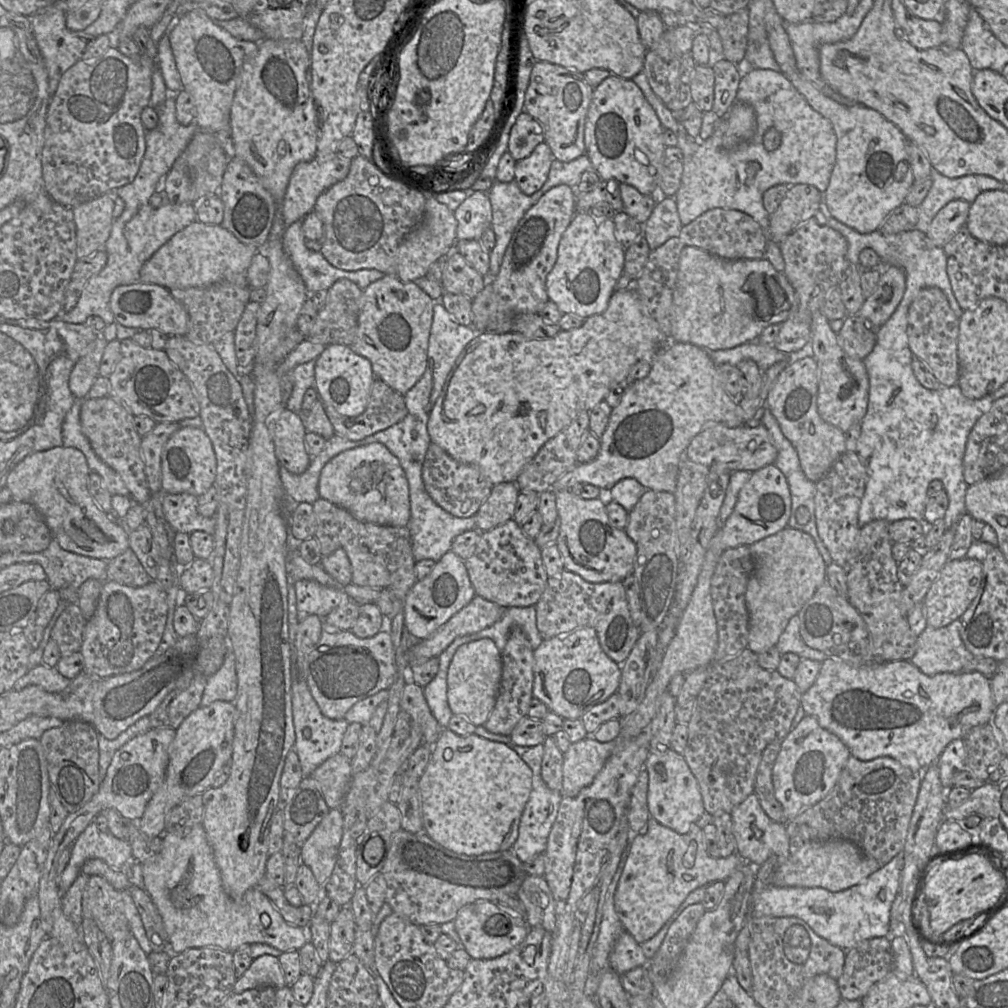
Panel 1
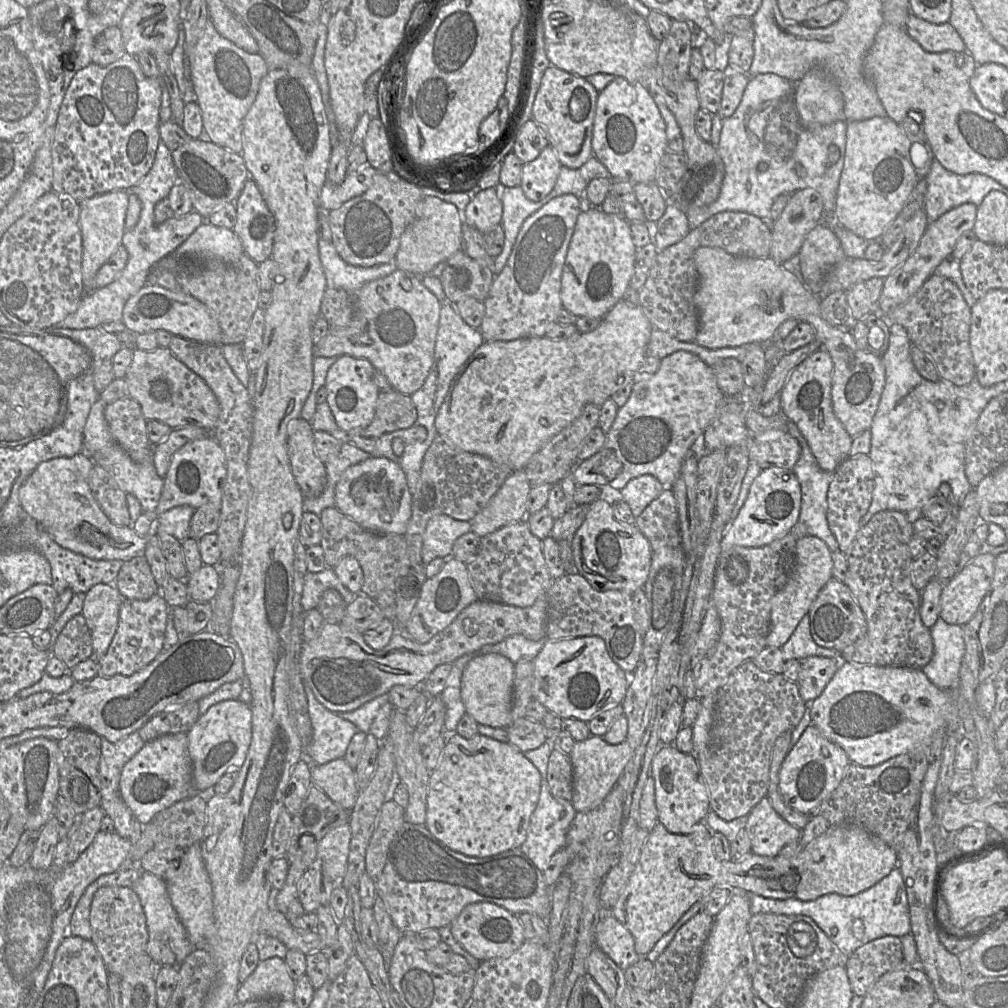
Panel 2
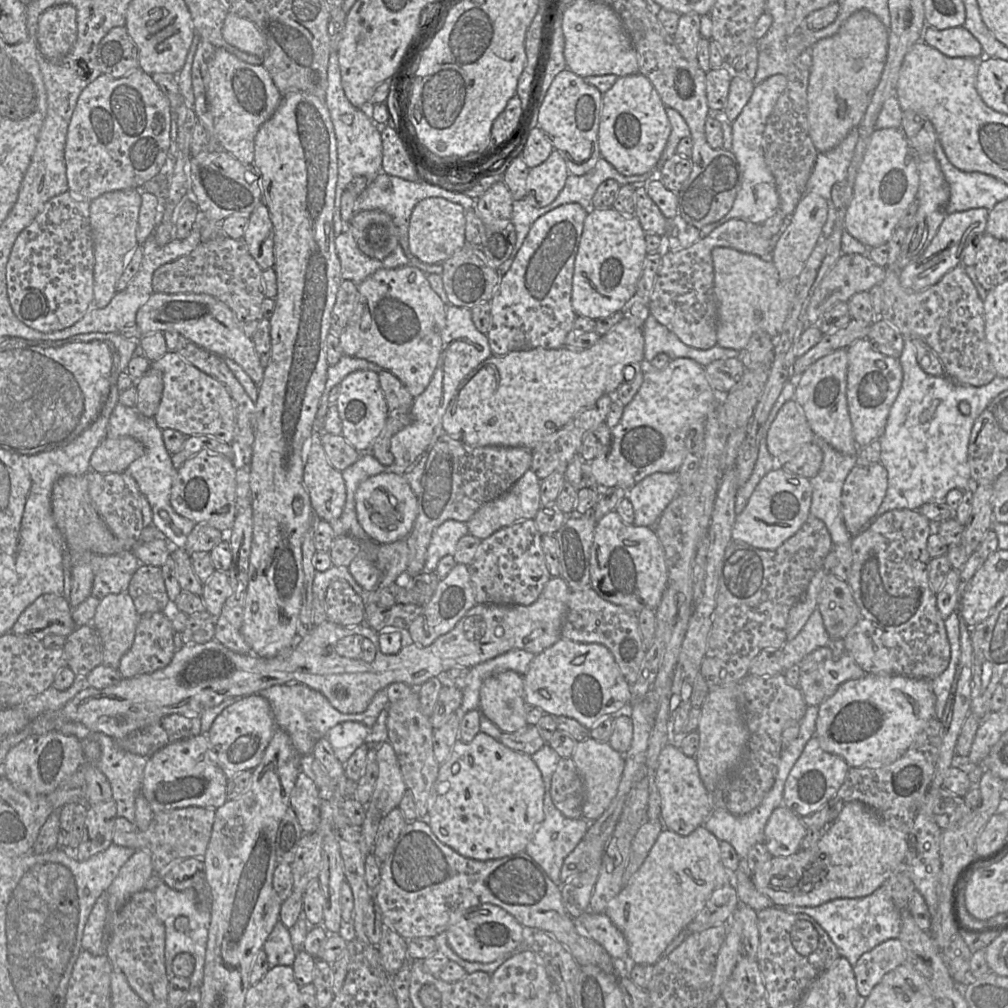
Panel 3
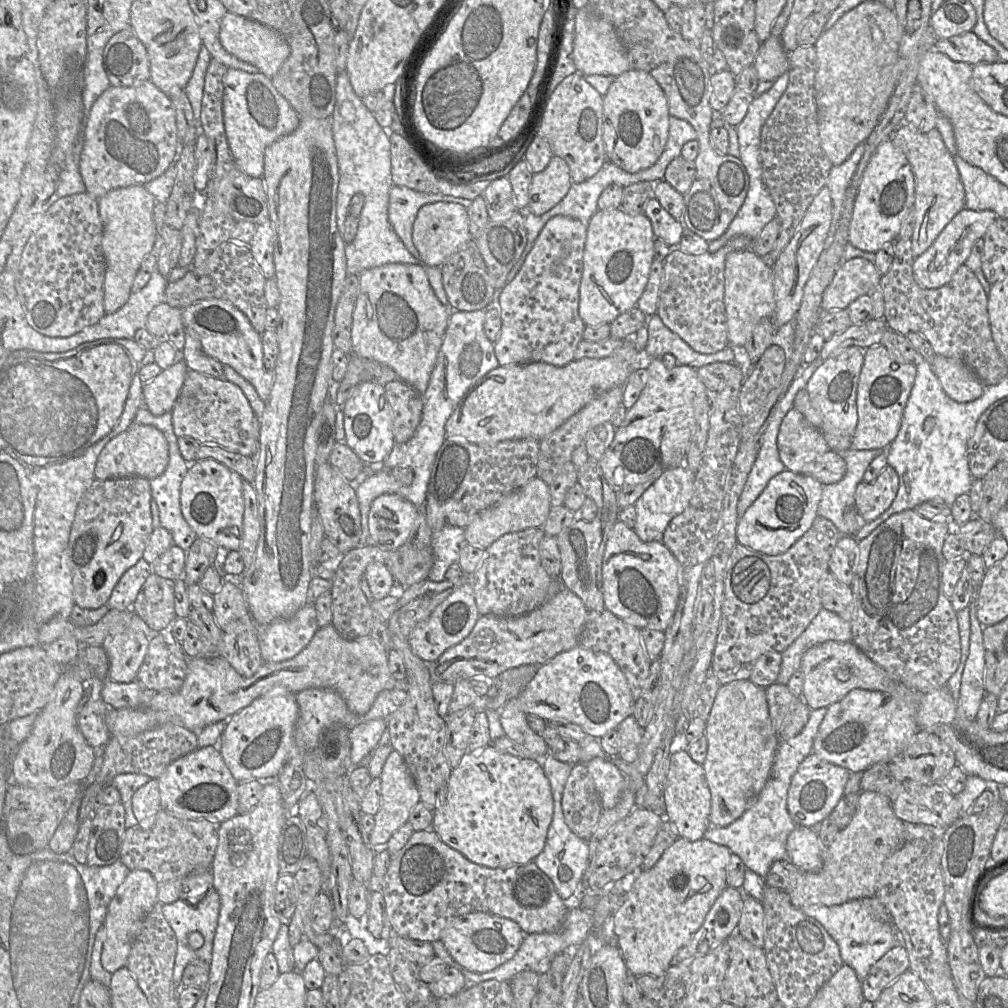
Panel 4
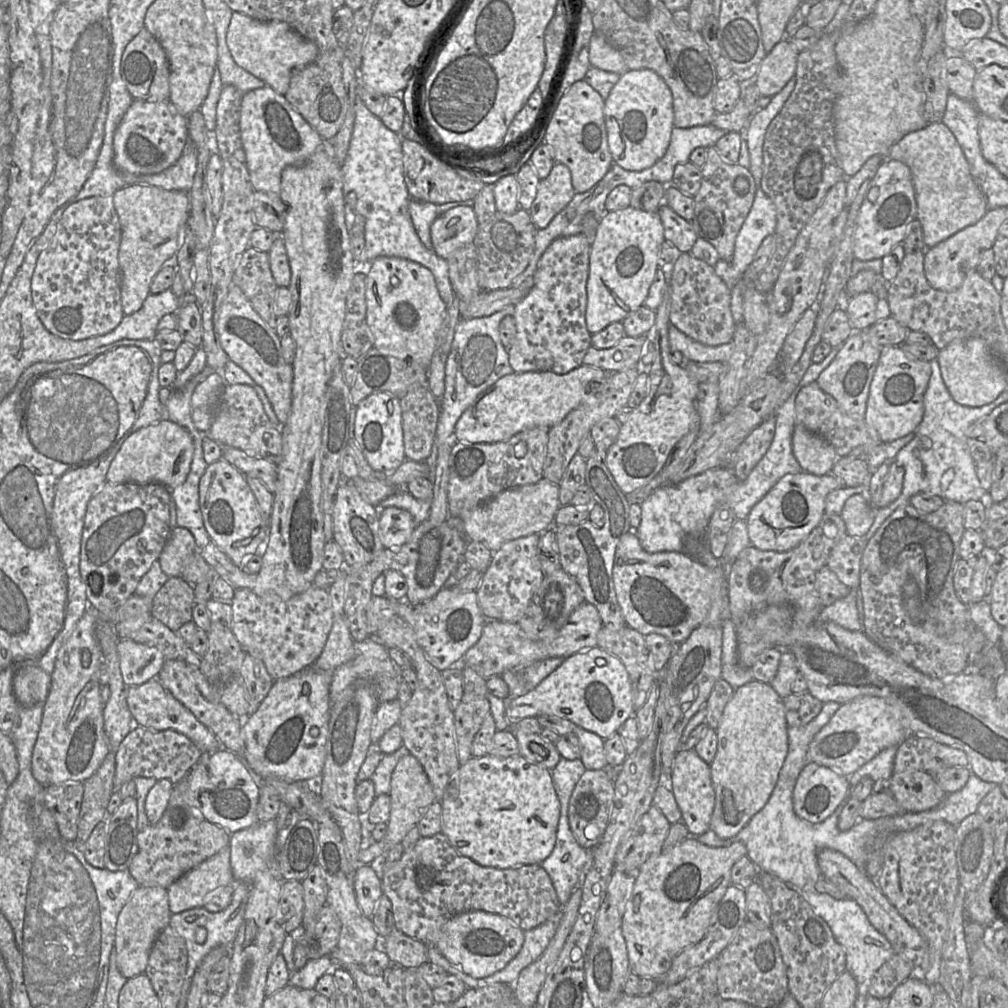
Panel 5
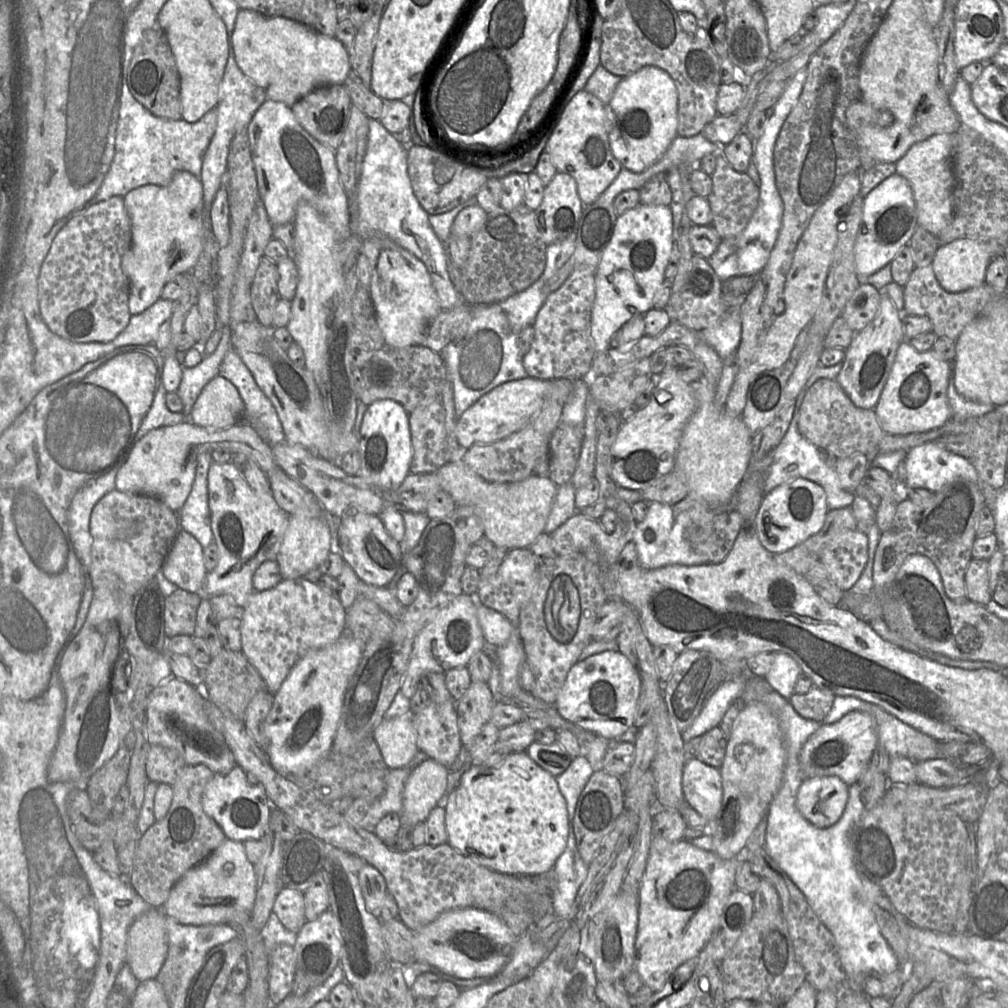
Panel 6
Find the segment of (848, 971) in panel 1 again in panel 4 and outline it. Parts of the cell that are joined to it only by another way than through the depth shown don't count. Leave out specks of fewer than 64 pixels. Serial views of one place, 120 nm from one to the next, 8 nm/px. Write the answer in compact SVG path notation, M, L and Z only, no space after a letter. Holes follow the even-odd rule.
M898 943L871 967L862 980L864 999L874 1003L882 991L908 969L910 960L907 950L902 943Z

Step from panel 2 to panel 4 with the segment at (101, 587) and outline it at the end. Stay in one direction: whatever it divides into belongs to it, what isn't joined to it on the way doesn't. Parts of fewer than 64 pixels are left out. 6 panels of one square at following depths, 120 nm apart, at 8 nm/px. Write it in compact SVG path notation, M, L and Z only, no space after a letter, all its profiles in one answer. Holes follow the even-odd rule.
M127 629L123 633L108 635L102 643L109 659L108 678L121 683L137 681L149 641L141 630Z

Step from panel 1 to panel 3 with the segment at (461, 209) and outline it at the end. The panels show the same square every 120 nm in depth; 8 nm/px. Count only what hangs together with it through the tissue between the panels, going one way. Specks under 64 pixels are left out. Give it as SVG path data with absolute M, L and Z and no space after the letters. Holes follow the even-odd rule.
M503 180L493 184L474 200L474 210L485 226L511 218L514 200Z

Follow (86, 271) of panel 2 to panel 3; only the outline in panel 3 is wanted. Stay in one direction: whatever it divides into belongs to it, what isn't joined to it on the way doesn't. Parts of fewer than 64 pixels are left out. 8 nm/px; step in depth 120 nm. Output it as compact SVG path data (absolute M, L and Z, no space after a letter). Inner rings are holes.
M128 189L105 193L90 203L90 227L94 249L94 307L107 306L118 292L116 285L120 279L126 258L140 246L136 231L141 209L141 189Z

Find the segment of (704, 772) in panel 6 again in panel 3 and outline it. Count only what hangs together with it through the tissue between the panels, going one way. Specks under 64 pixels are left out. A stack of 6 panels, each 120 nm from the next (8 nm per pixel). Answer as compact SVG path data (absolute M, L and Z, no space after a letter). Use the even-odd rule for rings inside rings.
M668 743L660 752L655 771L655 785L661 797L661 822L664 828L682 836L690 835L704 822L712 812L711 794L706 789L699 772L695 757L685 755L682 750Z

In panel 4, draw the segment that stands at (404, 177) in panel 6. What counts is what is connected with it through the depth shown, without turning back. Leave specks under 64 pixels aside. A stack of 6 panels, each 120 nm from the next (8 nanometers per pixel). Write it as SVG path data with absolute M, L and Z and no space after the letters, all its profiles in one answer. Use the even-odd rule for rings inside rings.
M347 71L337 74L336 104L331 119L339 168L337 226L341 235L352 197L357 193L365 197L356 237L345 246L348 274L360 275L367 269L394 263L426 265L407 250L389 222L389 194L394 186L389 131L379 125L374 113L356 95Z

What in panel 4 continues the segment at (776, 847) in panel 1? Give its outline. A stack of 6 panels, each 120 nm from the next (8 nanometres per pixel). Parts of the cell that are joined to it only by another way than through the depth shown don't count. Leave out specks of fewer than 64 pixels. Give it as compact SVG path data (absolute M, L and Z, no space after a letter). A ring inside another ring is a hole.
M797 825L787 838L786 849L789 860L800 870L815 872L823 867L825 846L815 828Z

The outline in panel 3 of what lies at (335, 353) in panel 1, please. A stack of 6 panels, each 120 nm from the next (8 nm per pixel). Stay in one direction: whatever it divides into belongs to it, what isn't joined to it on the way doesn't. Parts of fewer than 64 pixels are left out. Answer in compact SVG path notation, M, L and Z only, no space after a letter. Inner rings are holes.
M357 370L348 374L338 386L339 395L336 406L342 422L342 436L359 452L370 452L389 415L378 373L371 370Z

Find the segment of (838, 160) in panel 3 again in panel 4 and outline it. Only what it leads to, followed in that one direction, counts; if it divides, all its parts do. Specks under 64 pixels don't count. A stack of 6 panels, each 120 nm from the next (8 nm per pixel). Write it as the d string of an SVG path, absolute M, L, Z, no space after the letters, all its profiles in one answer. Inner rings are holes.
M861 143L856 146L852 154L845 162L837 166L833 165L830 170L826 187L828 187L830 190L833 215L830 229L825 240L825 248L828 247L833 241L834 235L836 233L837 223L841 217L846 189L851 182L853 174L864 152L865 144Z

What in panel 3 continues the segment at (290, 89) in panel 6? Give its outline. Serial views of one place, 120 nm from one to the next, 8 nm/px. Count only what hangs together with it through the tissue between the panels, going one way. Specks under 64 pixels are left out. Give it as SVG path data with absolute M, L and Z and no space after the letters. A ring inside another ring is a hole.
M228 13L222 28L224 40L235 48L263 59L267 44L257 26L248 19Z

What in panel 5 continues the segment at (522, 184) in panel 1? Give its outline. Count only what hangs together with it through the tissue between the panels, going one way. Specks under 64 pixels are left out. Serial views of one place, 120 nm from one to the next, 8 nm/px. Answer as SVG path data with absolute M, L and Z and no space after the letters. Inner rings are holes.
M556 162L549 175L539 181L535 200L528 210L535 227L547 227L575 194L569 168Z

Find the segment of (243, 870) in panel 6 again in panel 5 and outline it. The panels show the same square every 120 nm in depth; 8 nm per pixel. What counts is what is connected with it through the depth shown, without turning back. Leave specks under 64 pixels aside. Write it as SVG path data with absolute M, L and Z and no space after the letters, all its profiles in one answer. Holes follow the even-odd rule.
M228 845L184 873L166 889L170 912L177 914L204 907L212 893L224 887L234 890Z

